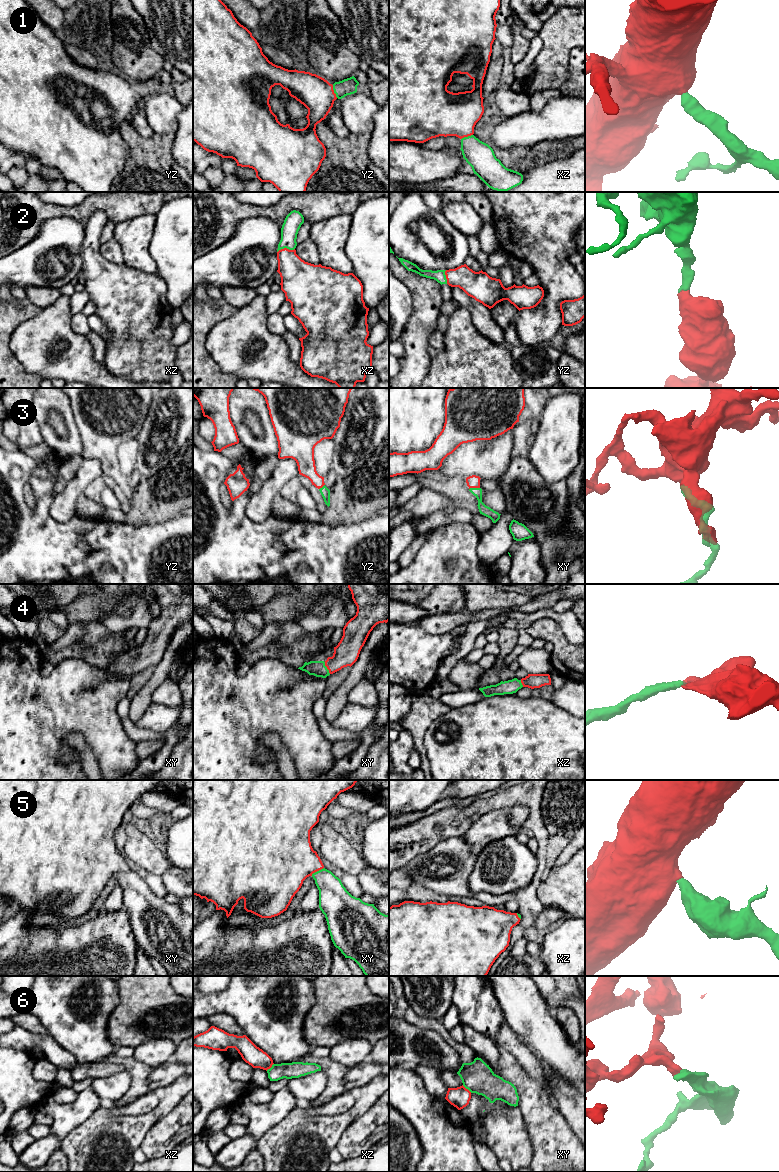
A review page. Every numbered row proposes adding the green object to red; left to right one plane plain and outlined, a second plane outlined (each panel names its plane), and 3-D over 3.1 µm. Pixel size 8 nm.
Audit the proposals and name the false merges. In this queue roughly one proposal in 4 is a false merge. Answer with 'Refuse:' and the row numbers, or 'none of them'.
Refuse: 6

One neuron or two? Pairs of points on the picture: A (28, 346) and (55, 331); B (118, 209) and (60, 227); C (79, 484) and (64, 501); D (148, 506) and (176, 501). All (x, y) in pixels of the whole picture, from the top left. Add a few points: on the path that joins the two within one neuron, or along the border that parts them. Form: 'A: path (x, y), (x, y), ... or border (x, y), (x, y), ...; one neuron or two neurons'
A: path (35, 344), (42, 344), (48, 338); one neuron
B: border (57, 216), (75, 218), (85, 227); two neurons
C: path (75, 488), (68, 497); one neuron
D: path (155, 502), (169, 501); one neuron

